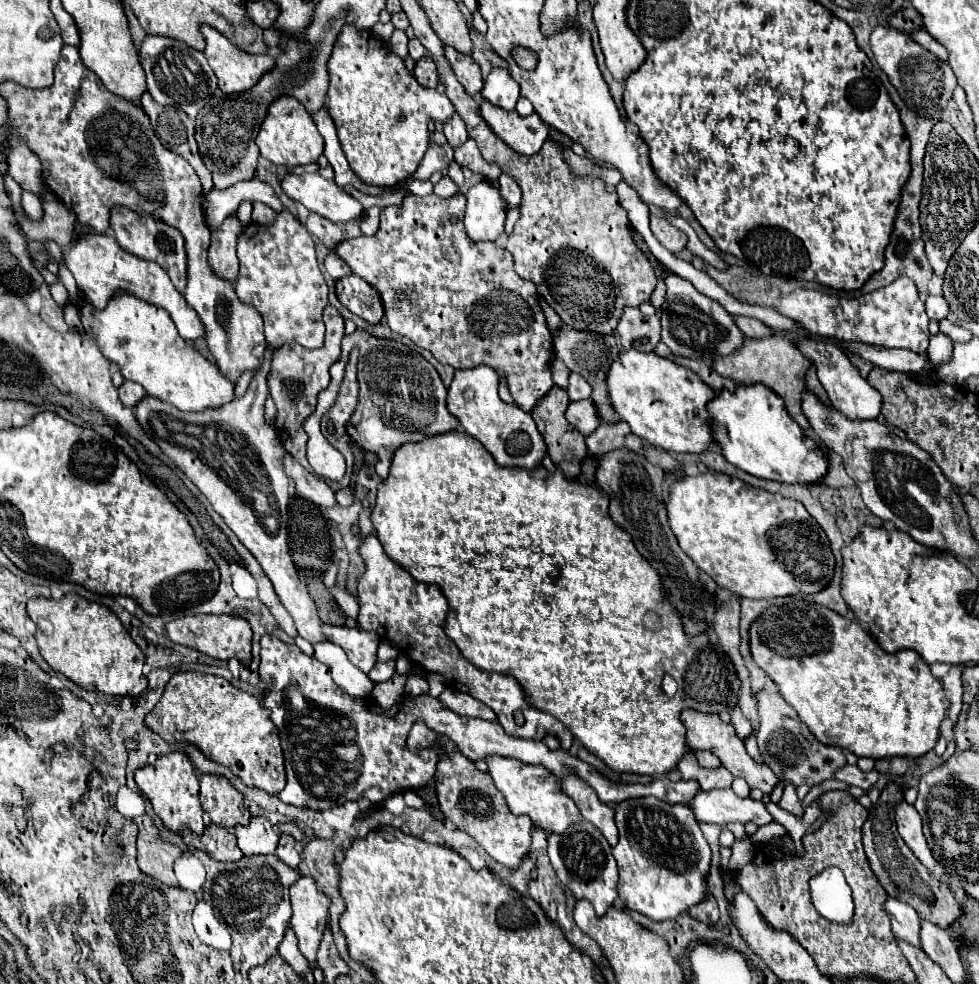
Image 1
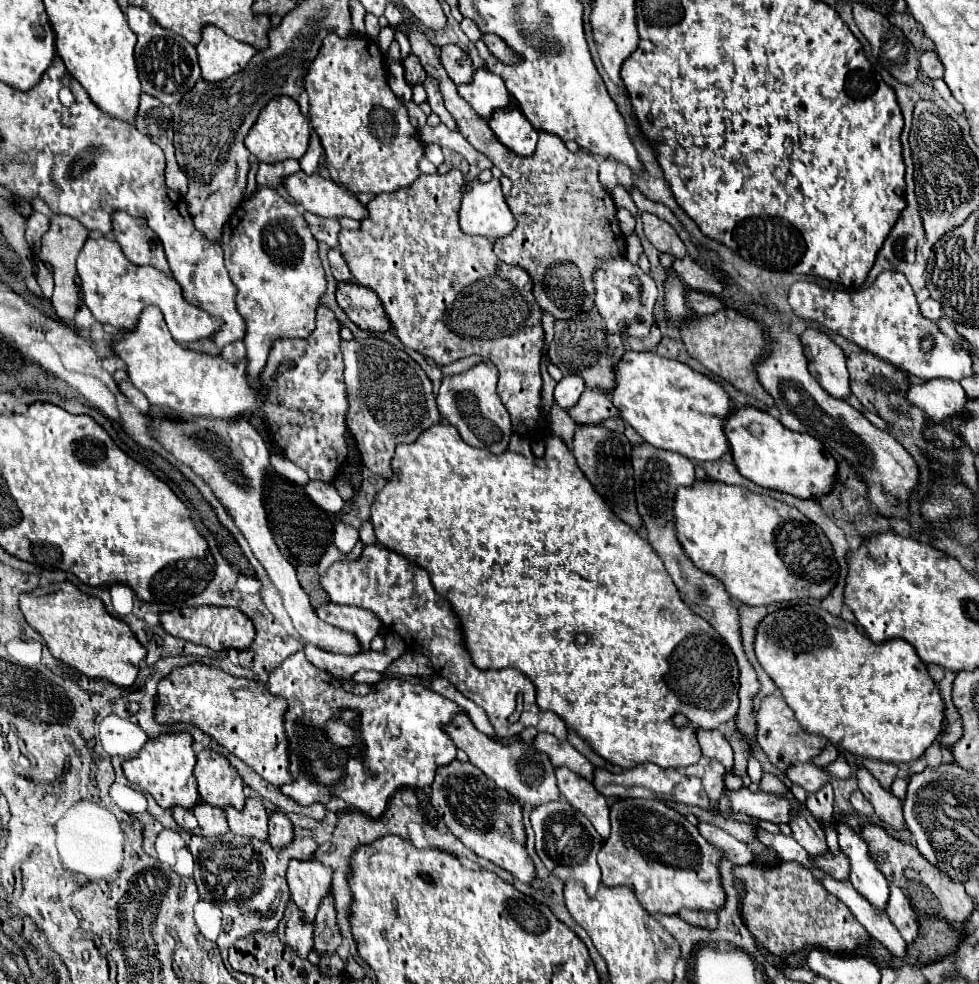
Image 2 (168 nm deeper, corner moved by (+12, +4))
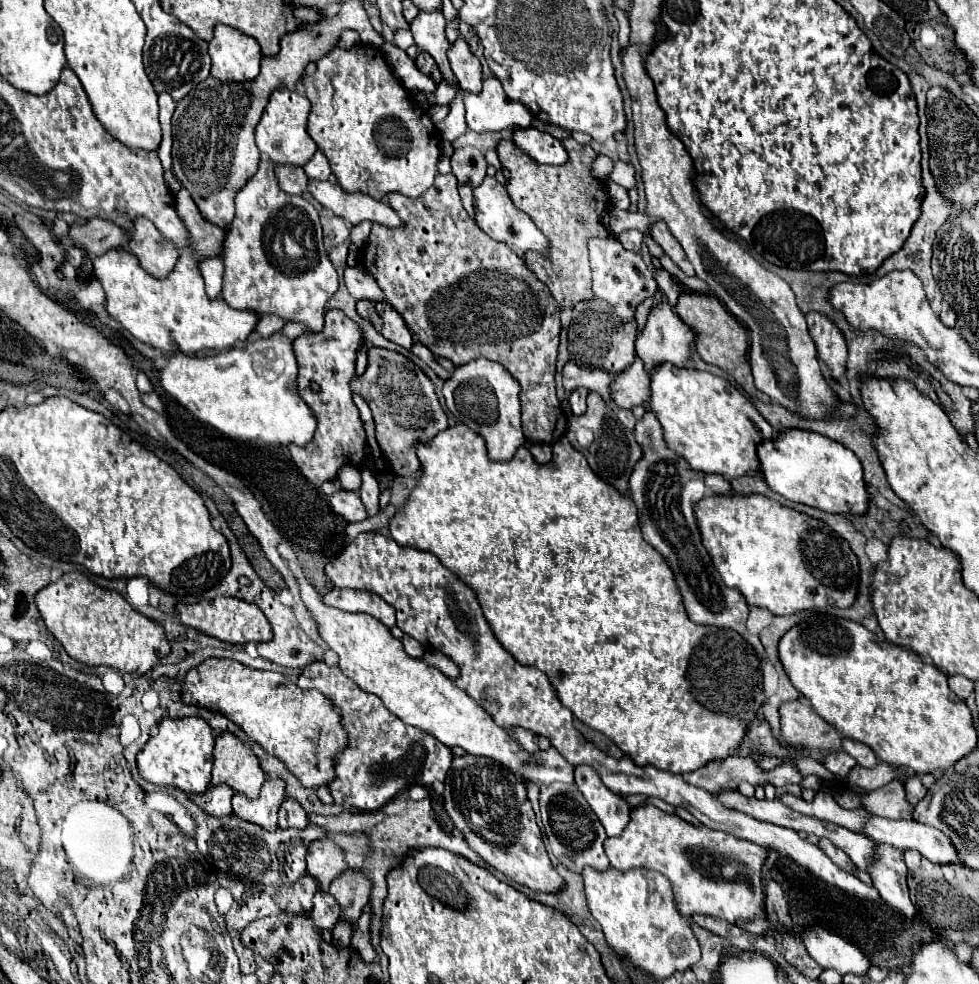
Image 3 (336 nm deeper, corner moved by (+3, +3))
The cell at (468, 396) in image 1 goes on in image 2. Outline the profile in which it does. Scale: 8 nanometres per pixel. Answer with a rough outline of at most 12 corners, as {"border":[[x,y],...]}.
{"border":[[496,366],[442,378],[436,404],[462,440],[502,454],[510,414]]}

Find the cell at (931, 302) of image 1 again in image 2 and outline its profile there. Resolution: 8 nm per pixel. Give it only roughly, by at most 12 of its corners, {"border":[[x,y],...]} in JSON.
{"border":[[928,298],[920,304],[924,318],[940,320],[940,302]]}

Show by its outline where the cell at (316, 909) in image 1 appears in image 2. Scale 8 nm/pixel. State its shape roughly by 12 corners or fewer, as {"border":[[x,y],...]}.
{"border":[[314,858],[290,860],[292,900],[312,922],[330,892],[332,868]]}

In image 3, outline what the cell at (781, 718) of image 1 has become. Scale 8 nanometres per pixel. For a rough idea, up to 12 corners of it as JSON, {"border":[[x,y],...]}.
{"border":[[811,705],[779,707],[789,747],[839,751],[841,735]]}

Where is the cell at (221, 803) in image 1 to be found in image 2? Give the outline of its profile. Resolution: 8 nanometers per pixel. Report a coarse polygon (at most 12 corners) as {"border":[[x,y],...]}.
{"border":[[204,748],[194,776],[208,804],[244,808],[244,782],[224,754]]}

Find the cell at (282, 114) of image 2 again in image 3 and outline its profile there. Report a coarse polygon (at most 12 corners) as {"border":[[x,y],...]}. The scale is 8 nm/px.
{"border":[[273,91],[255,145],[277,165],[305,165],[311,103]]}

